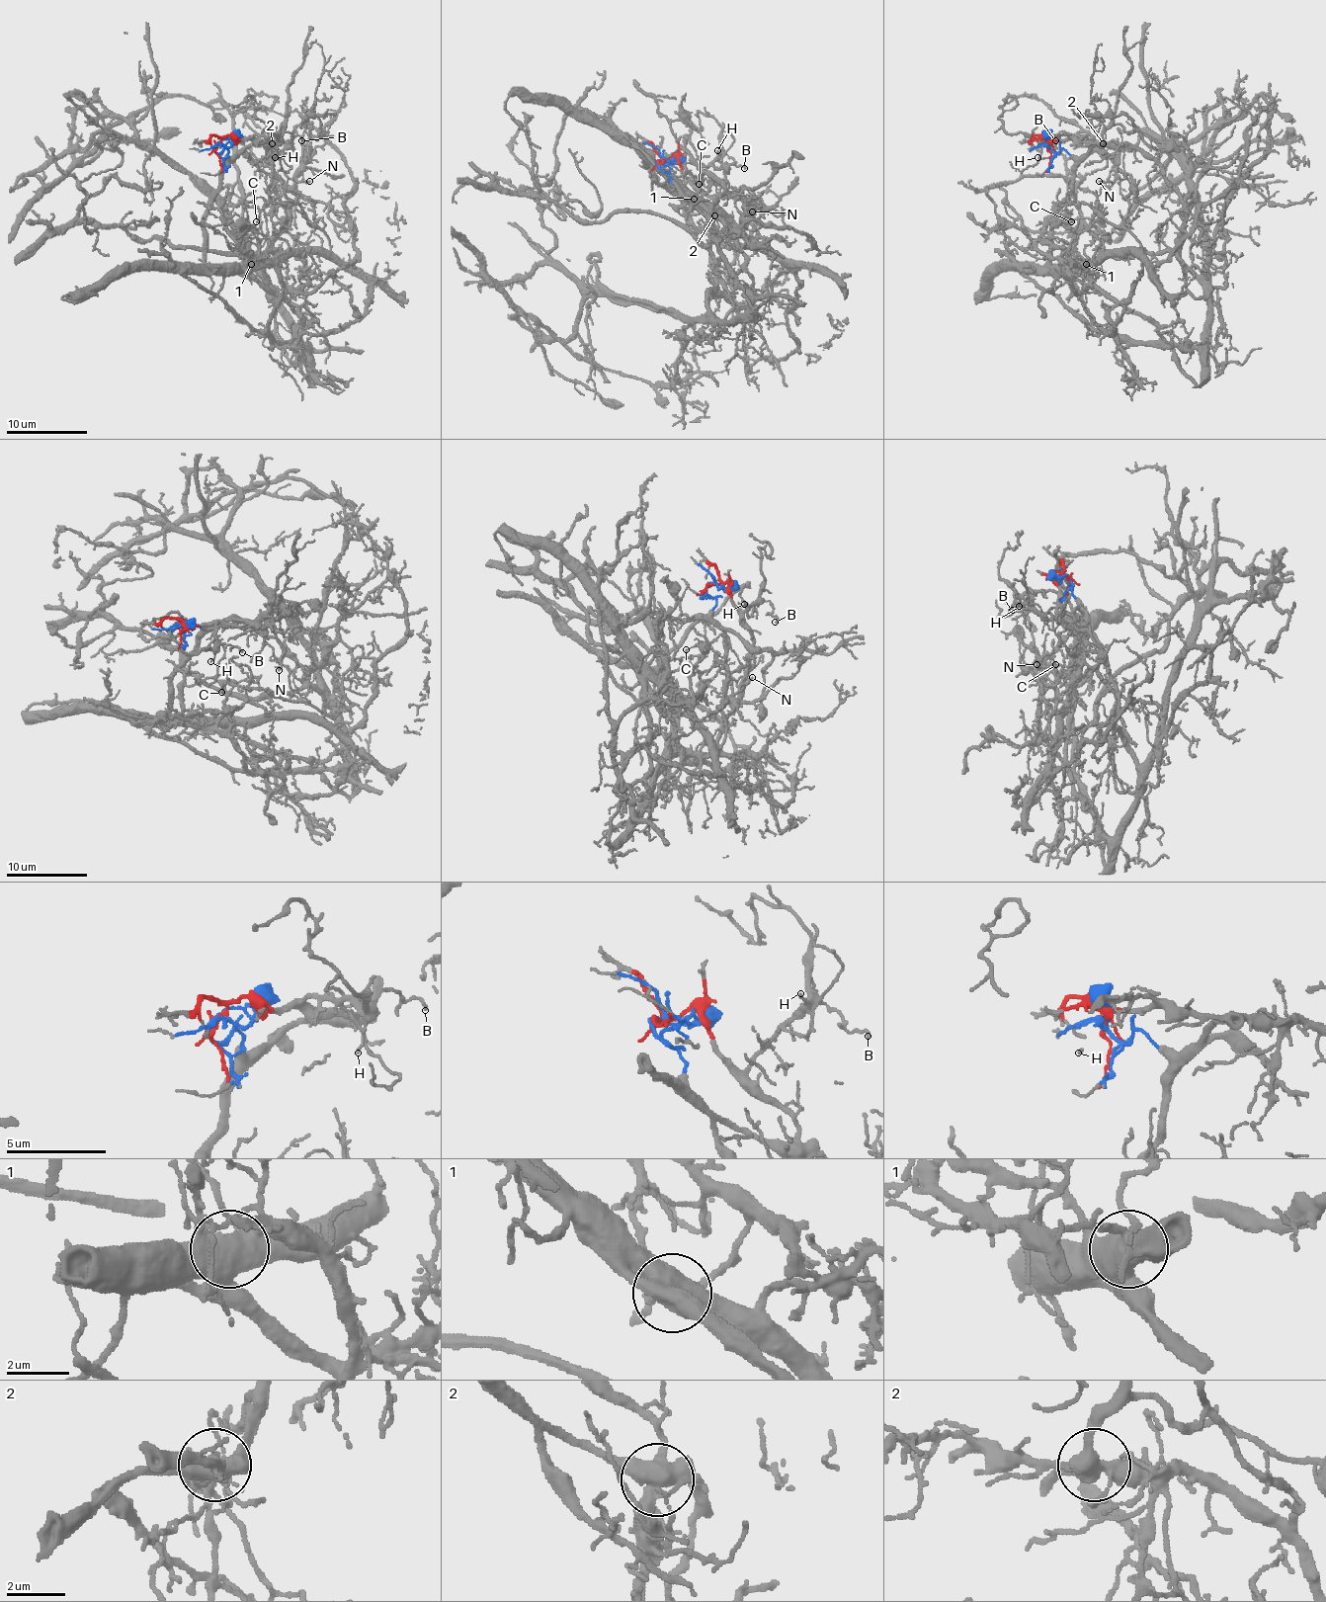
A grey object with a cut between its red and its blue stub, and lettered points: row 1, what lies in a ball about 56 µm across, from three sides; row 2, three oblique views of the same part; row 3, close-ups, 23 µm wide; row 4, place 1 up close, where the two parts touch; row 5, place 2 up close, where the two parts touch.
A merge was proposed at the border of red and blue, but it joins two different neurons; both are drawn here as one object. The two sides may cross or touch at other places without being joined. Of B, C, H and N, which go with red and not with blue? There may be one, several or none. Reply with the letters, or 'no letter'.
B, H, N

